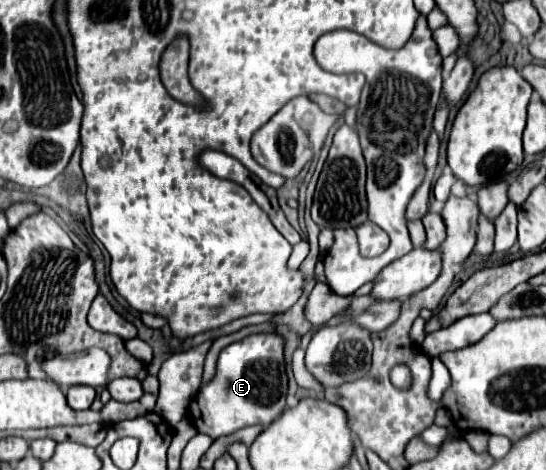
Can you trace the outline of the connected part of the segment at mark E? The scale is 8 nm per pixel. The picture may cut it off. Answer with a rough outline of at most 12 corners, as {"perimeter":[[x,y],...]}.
{"perimeter":[[283,339],[227,345],[197,393],[199,433],[267,427],[285,407]]}

